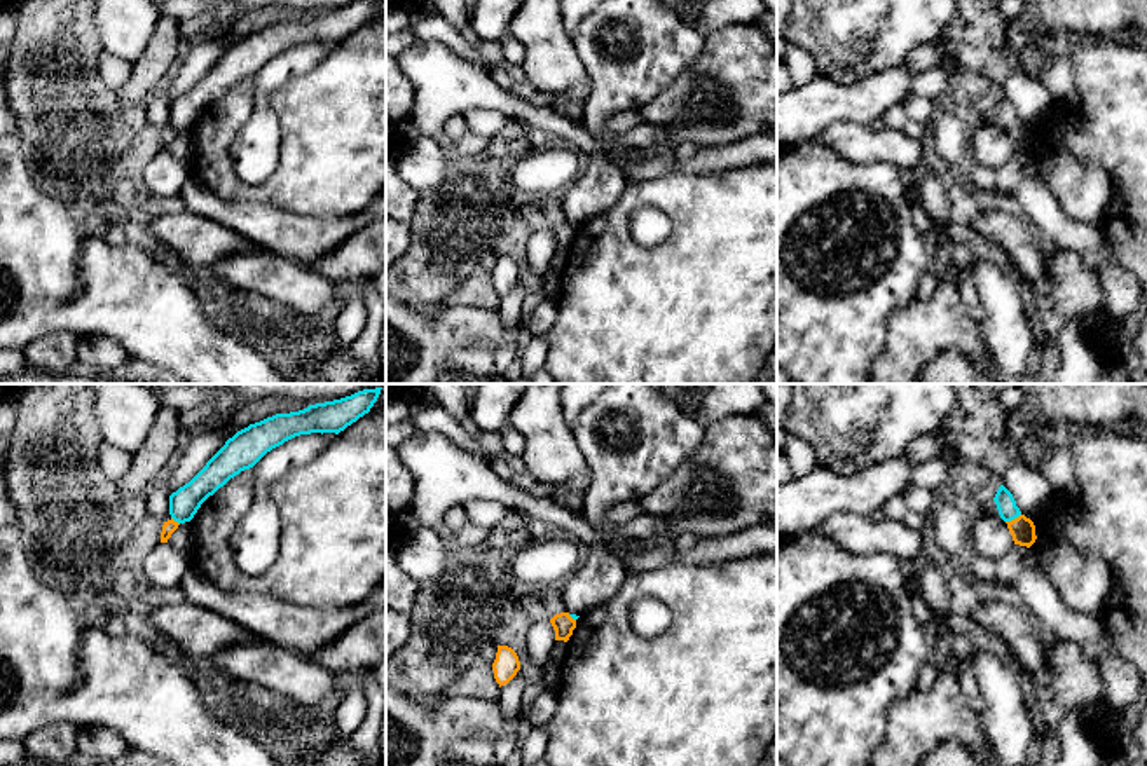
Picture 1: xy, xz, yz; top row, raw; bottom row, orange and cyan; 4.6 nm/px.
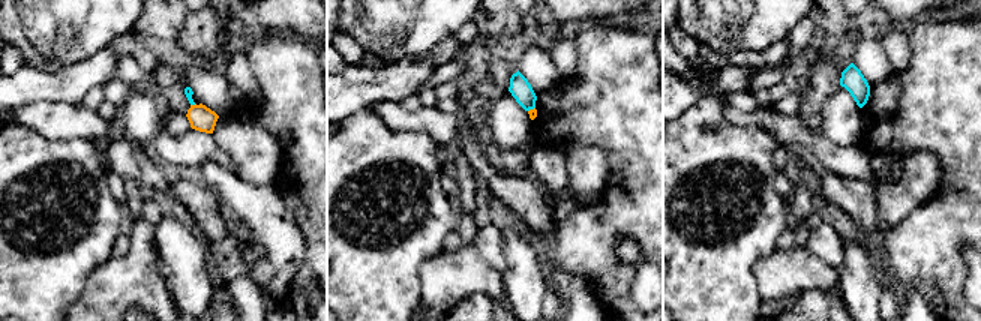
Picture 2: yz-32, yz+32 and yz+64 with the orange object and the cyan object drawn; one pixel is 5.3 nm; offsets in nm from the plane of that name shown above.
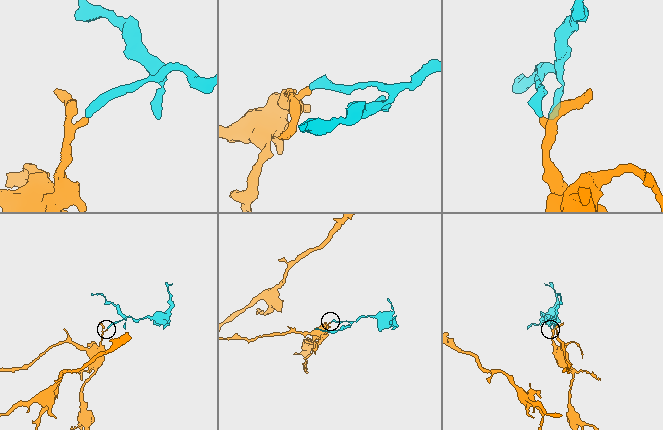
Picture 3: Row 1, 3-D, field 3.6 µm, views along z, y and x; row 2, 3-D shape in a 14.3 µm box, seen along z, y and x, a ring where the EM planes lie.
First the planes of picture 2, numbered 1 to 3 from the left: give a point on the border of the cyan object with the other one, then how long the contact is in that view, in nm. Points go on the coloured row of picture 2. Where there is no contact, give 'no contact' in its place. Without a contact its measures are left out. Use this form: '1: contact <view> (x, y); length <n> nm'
1: contact yz-32 (192, 105); length 30 nm
2: contact yz+32 (531, 110); length 50 nm
3: no contact

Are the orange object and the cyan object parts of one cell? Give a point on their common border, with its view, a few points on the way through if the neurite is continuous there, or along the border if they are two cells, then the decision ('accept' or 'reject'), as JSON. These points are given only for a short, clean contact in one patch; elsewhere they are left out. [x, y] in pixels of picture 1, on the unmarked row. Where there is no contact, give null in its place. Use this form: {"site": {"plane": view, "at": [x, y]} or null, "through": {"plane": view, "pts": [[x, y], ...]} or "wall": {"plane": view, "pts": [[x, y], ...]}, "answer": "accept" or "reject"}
{"site": {"plane": "yz", "at": [1015, 128]}, "wall": {"plane": "yz", "pts": [[1020, 123], [1006, 131]]}, "answer": "reject"}

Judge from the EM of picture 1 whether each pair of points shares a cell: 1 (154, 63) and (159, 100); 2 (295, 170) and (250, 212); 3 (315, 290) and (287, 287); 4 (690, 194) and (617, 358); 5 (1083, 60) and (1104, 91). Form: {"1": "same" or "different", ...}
{"1": "different", "2": "different", "3": "same", "4": "same", "5": "same"}

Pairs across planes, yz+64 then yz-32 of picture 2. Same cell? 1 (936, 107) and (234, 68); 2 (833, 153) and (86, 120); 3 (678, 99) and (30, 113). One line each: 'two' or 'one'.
1: two
2: one
3: two

